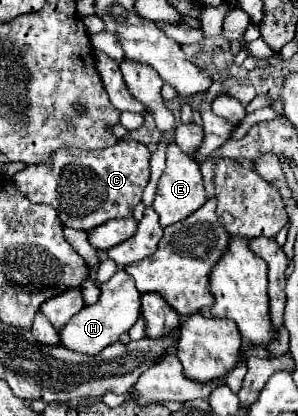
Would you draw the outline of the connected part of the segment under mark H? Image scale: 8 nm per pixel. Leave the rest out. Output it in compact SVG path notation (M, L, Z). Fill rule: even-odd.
M120 268L108 282L100 284L98 300L94 304L84 306L74 318L70 318L70 322L66 322L66 326L58 330L58 336L62 346L66 346L68 350L76 350L82 354L98 354L106 346L118 342L120 334L128 332L138 318L140 318L140 294L134 286L134 278L130 278L130 274L126 274Z

